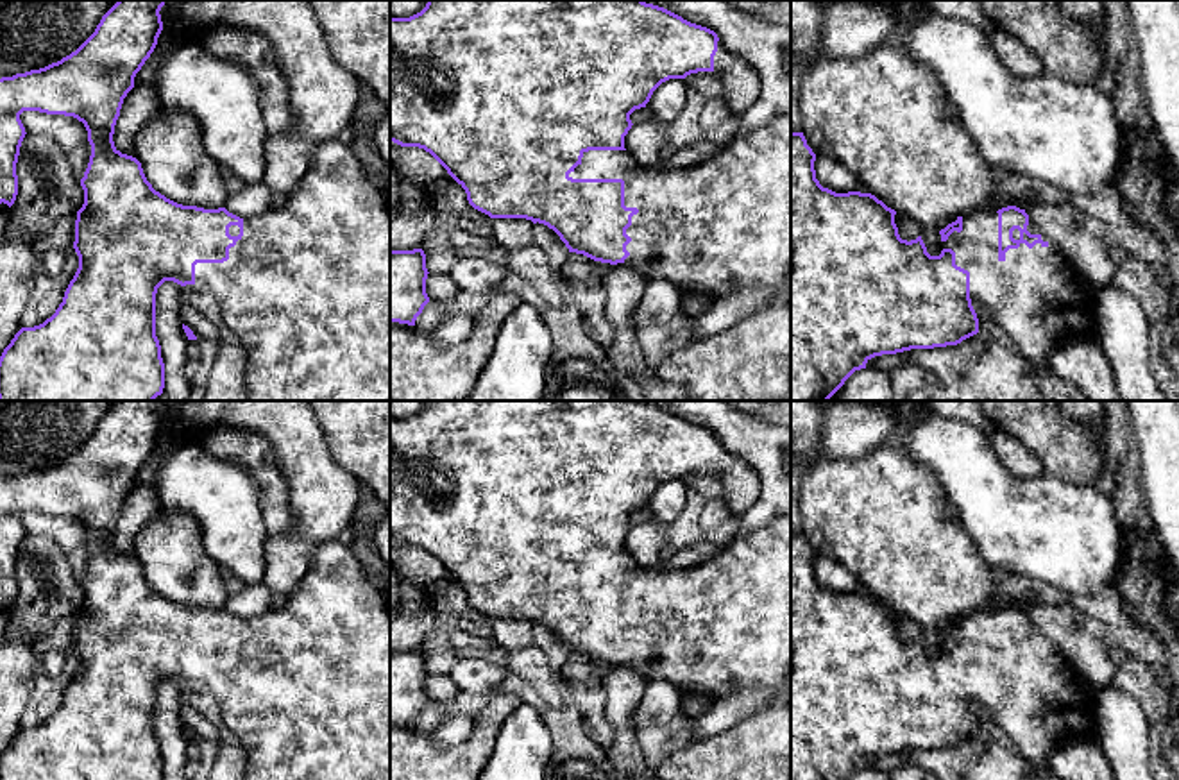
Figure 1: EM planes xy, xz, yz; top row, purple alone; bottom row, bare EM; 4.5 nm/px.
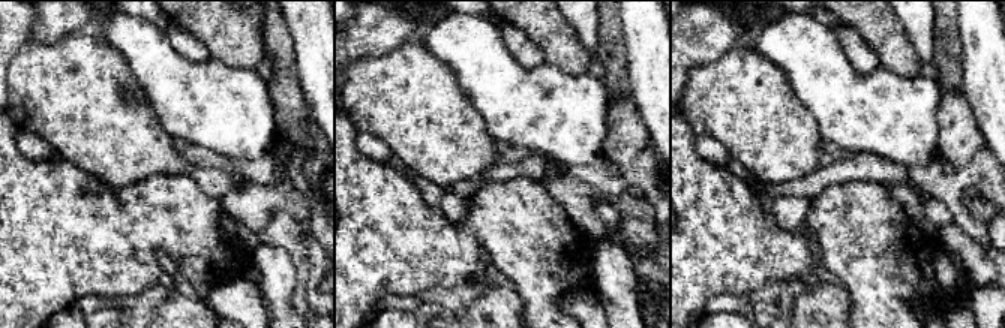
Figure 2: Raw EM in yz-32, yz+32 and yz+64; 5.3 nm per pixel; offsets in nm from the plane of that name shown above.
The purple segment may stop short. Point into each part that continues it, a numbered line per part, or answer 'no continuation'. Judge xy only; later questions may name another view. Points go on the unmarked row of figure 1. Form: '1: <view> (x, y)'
1: xy (306, 691)

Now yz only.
1: yz (1034, 696)

